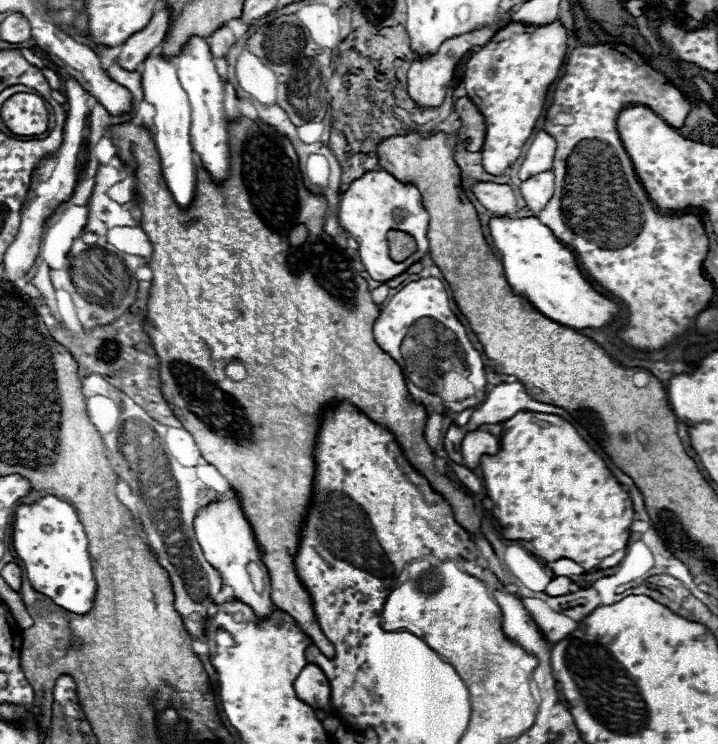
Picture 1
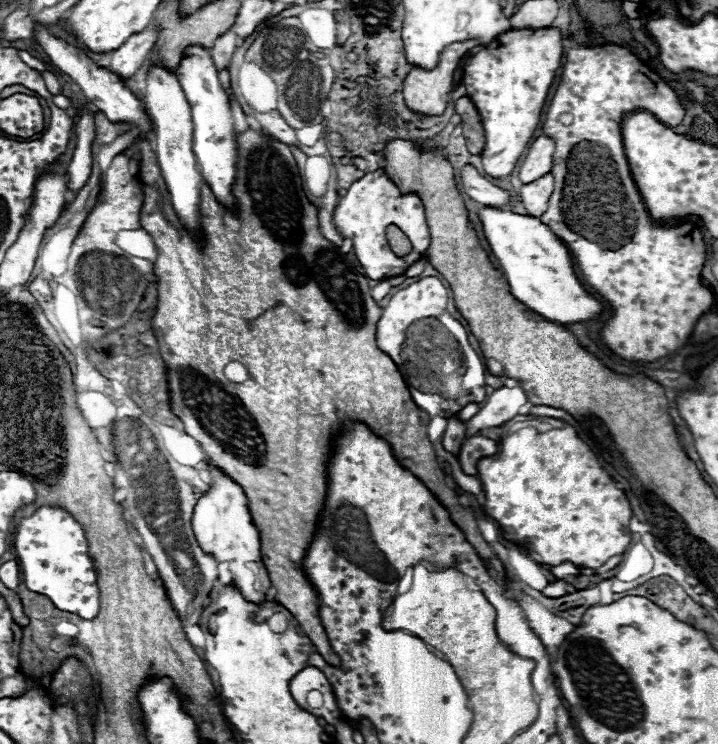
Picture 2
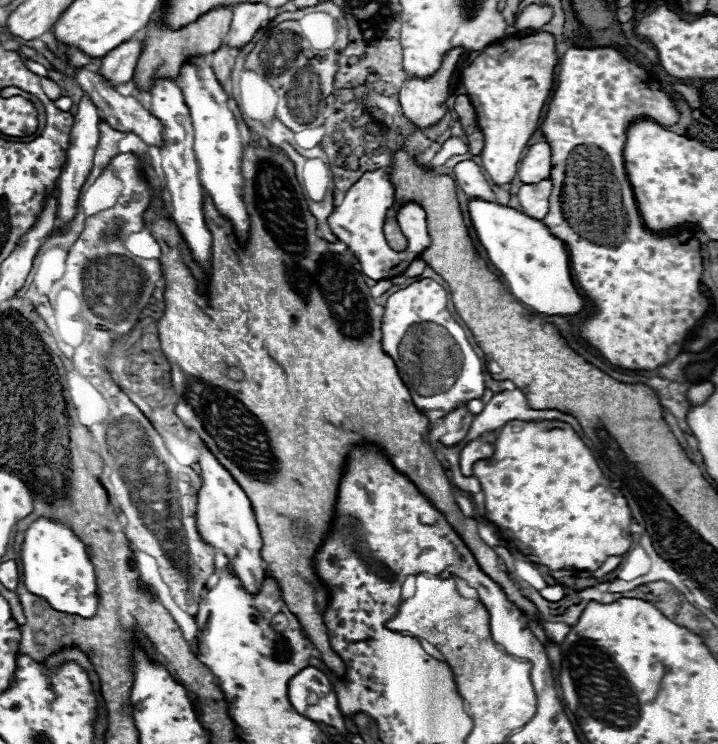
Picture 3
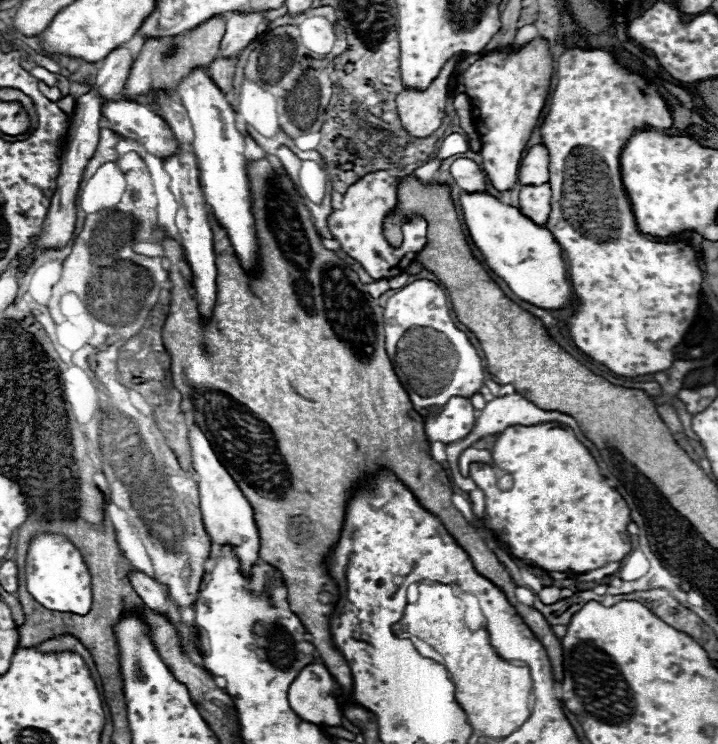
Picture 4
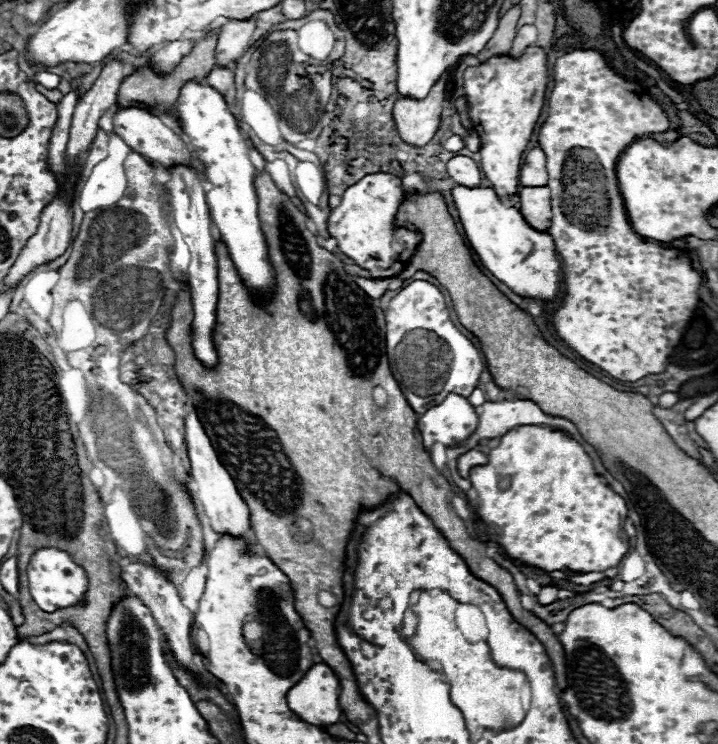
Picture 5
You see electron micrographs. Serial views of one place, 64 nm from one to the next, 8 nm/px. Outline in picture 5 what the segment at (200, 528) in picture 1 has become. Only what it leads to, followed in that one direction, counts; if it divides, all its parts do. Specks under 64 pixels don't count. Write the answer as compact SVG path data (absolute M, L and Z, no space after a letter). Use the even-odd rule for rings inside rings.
M190 410L186 416L186 444L188 444L190 462L192 462L192 480L198 486L198 498L204 506L206 516L210 518L210 526L218 534L230 532L234 536L246 536L248 538L248 532L250 532L248 506L244 504L242 496L238 494L236 484L234 484L232 476L228 474L228 470L220 464L216 450L212 448L212 442L208 438L208 434L204 432L204 426L200 424L200 418L194 410Z

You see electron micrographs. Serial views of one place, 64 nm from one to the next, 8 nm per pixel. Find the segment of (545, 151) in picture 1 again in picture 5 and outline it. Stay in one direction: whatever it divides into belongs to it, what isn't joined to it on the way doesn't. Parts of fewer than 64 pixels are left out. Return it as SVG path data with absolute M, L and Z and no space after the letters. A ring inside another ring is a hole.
M532 148L520 168L520 188L526 186L546 186L548 172L546 172L546 156L540 148Z

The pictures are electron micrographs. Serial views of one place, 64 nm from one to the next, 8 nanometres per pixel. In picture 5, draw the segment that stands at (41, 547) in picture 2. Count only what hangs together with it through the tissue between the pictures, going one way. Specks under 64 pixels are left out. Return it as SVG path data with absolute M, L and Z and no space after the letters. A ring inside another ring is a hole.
M42 548L33 557L32 564L28 564L27 574L30 580L30 593L34 602L44 610L44 612L54 612L66 606L76 604L84 592L86 592L86 574L80 566L72 562L72 558L66 552L54 550L54 548Z

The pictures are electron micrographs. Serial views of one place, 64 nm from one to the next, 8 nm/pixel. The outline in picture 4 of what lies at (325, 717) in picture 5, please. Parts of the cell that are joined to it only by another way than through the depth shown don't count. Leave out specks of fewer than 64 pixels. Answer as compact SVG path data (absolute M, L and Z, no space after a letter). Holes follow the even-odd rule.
M310 664L288 690L290 708L312 724L340 726L342 710L338 706L338 684L324 664Z

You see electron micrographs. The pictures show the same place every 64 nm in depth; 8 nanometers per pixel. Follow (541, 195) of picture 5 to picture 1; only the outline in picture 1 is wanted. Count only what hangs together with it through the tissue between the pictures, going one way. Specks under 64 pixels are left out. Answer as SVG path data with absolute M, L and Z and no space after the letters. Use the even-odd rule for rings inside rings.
M542 172L526 182L520 184L520 194L526 202L526 206L536 214L540 210L544 210L544 206L548 204L548 200L554 194L554 172Z

